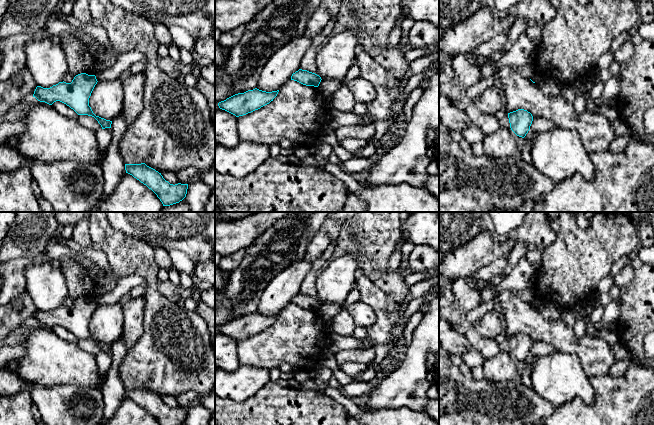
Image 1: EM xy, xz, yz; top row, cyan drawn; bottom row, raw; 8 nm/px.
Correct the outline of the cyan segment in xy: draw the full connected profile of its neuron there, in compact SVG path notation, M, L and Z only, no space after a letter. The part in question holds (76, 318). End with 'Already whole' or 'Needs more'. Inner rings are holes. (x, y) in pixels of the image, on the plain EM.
M81 297L76 299L71 307L63 305L50 312L37 310L33 321L49 329L60 325L73 333L78 339L94 341L102 353L111 352L112 345L96 340L89 330L89 322L97 306L95 299Z. Already whole

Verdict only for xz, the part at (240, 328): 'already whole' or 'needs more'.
already whole

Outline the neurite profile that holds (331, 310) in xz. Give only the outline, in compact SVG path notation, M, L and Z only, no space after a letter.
M321 304L318 312L331 318L335 317L343 310L343 307L337 304Z

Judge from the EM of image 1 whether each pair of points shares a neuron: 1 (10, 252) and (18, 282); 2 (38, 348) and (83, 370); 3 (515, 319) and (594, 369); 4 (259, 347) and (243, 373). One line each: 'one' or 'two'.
1: two
2: one
3: one
4: two

